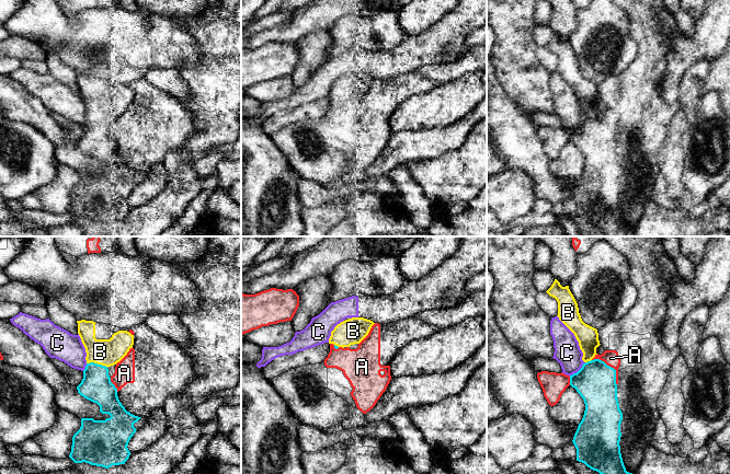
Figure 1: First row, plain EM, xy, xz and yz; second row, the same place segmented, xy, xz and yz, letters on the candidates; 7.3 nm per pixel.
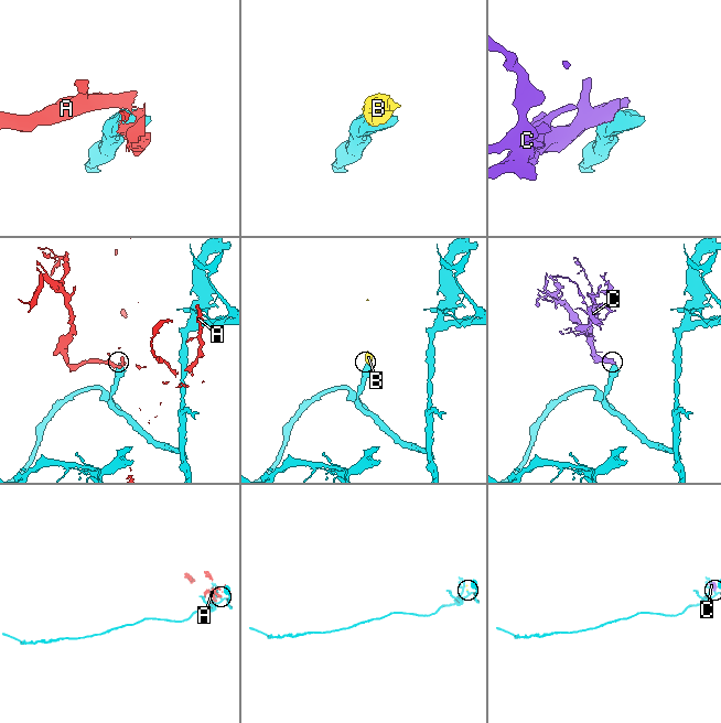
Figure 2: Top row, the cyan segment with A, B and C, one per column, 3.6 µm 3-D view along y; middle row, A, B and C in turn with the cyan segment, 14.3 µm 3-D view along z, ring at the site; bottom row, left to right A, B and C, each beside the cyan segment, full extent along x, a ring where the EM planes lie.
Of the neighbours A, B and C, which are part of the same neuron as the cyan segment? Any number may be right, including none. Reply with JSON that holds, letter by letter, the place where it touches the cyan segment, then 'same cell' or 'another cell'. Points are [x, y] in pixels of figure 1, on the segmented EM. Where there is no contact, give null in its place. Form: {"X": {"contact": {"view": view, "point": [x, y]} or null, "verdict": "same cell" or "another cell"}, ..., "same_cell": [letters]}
{"A": {"contact": {"view": "yz", "point": [611, 367]}, "verdict": "another cell"}, "B": {"contact": {"view": "xy", "point": [97, 363]}, "verdict": "same cell"}, "C": {"contact": {"view": "yz", "point": [578, 371]}, "verdict": "another cell"}, "same_cell": ["B"]}

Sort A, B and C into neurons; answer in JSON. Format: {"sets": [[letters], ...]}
{"sets": [["A"], ["B"], ["C"]]}

